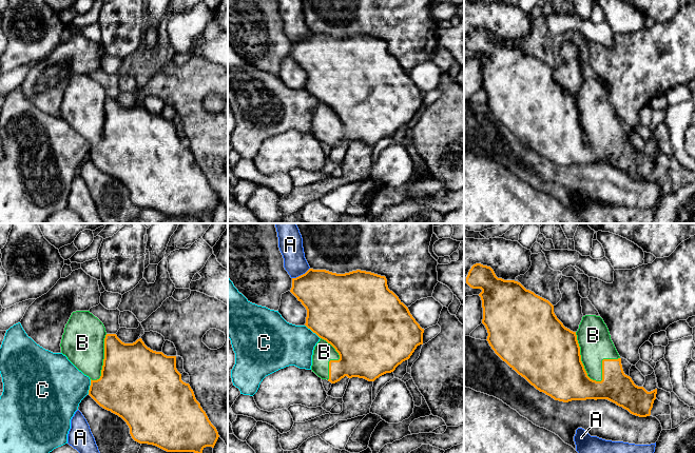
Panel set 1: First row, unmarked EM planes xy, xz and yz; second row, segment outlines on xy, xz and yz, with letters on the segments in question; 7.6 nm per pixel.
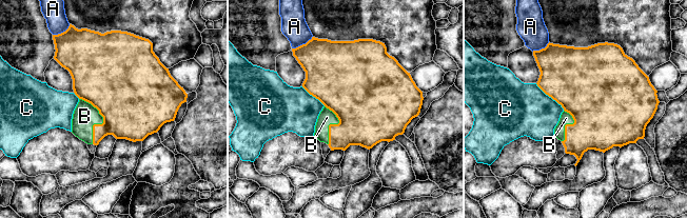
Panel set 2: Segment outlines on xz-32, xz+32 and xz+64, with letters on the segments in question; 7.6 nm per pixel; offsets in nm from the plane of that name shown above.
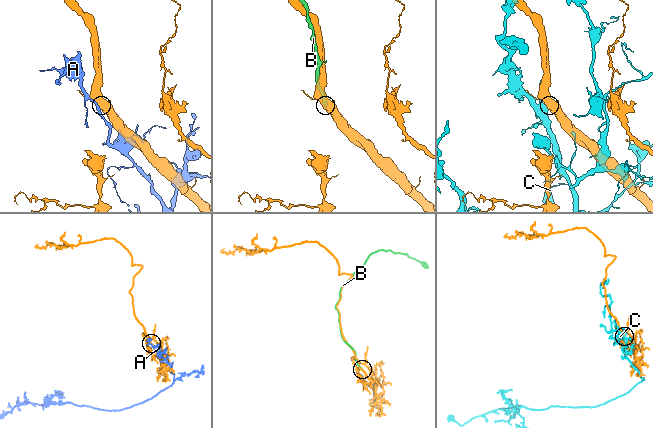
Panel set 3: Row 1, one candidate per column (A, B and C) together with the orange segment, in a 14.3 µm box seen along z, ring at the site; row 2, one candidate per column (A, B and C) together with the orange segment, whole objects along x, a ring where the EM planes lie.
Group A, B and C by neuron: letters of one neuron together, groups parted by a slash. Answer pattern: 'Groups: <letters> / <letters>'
Groups: A / B / C

